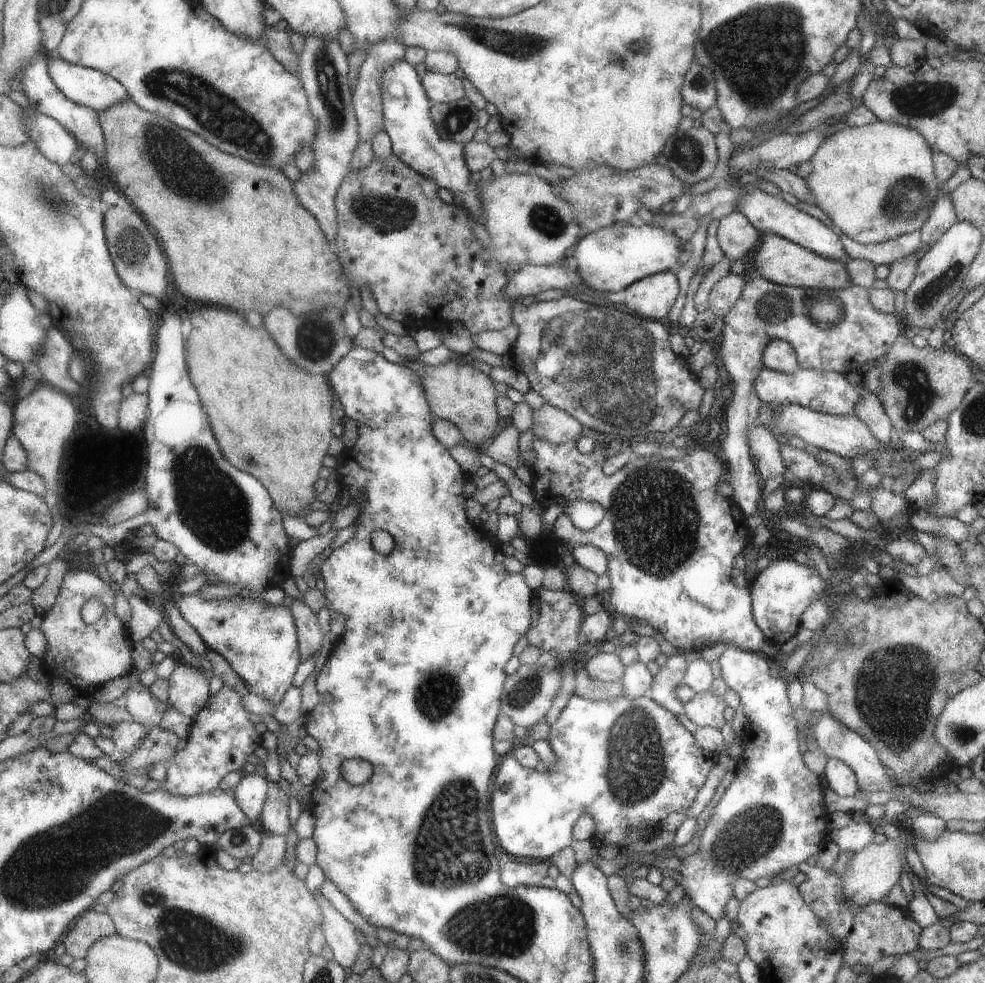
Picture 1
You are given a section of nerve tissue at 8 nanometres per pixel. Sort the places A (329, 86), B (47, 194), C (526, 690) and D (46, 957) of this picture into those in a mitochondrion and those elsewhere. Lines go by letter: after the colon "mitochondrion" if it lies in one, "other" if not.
A: mitochondrion
B: mitochondrion
C: mitochondrion
D: other

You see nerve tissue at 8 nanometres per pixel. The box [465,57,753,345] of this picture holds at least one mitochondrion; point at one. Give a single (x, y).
(548, 223)

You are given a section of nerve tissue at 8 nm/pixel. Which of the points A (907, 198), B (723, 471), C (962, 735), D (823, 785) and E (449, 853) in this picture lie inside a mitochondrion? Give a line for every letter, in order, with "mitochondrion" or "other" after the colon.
A: mitochondrion
B: other
C: mitochondrion
D: other
E: mitochondrion

